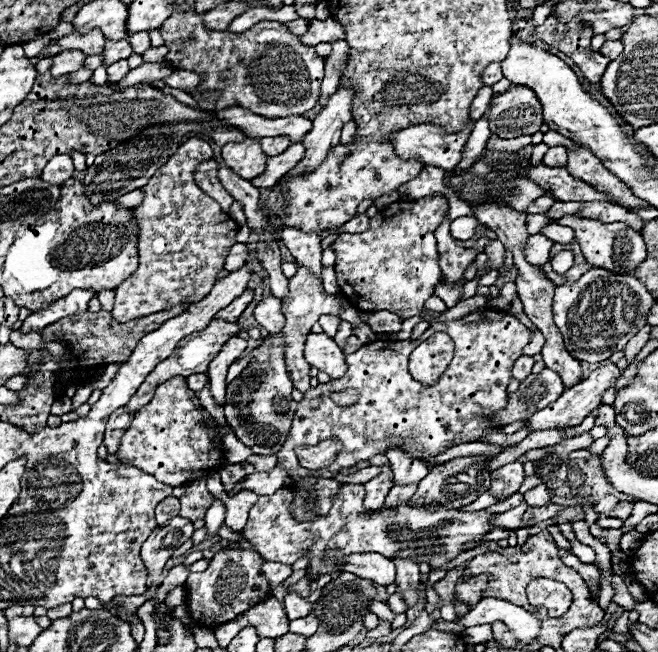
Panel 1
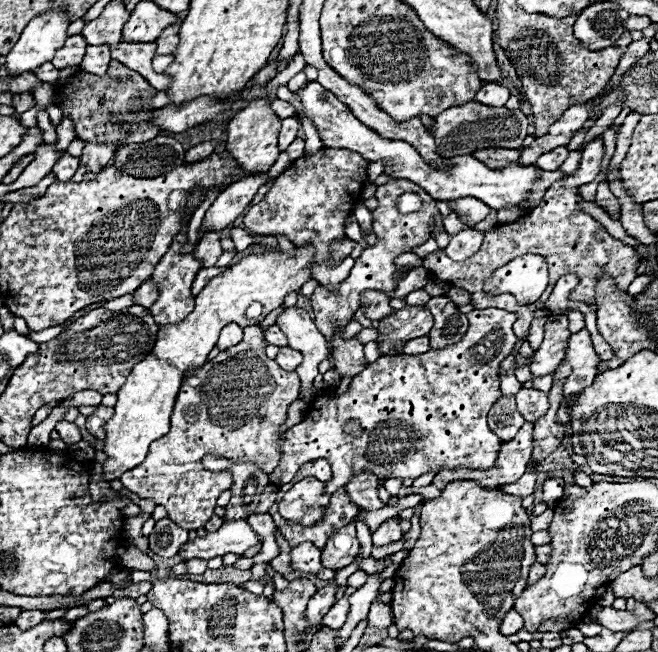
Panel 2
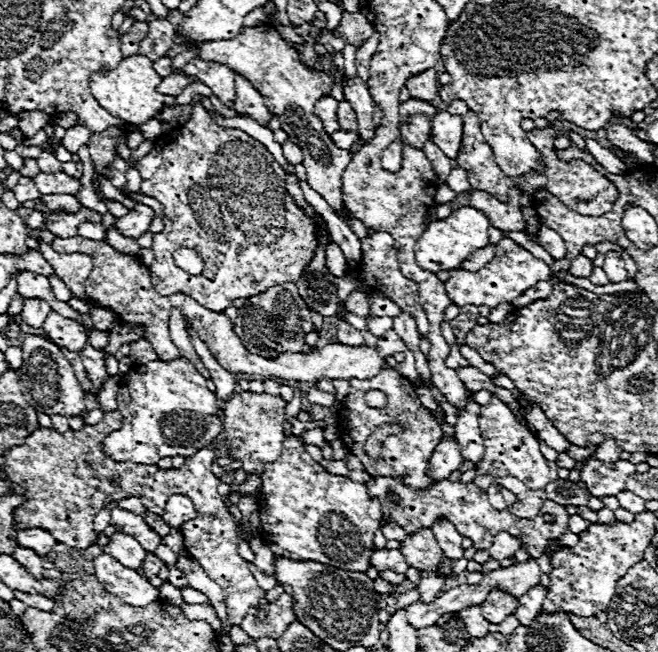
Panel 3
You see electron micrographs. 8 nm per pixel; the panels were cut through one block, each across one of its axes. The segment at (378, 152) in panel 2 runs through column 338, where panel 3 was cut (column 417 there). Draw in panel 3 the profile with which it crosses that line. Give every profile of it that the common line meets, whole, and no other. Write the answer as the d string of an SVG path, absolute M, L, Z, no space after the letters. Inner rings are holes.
M410 98L400 104L400 142L412 148L424 148L430 140L436 108L428 102Z

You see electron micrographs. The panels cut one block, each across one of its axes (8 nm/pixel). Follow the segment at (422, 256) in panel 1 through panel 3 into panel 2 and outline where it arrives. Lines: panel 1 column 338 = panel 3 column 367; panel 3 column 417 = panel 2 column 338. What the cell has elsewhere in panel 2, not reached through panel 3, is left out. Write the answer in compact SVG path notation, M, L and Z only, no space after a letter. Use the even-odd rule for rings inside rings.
M392 180L388 184L378 186L376 190L376 198L378 198L378 208L372 212L374 214L374 232L378 236L378 242L374 246L368 246L362 250L360 258L356 260L350 276L338 284L338 288L328 290L322 284L318 284L318 288L314 290L314 300L312 300L312 308L314 308L314 322L318 326L318 330L332 340L332 332L334 332L334 324L346 324L352 314L360 308L360 296L364 290L380 290L388 296L392 296L392 292L396 290L400 278L400 266L396 266L396 258L404 252L410 252L412 248L418 248L420 244L424 244L430 238L430 226L436 222L436 200L432 200L424 188L420 188L418 184L412 184L410 180ZM402 192L416 192L422 198L422 208L418 212L410 212L410 214L400 214L396 210L396 198Z

